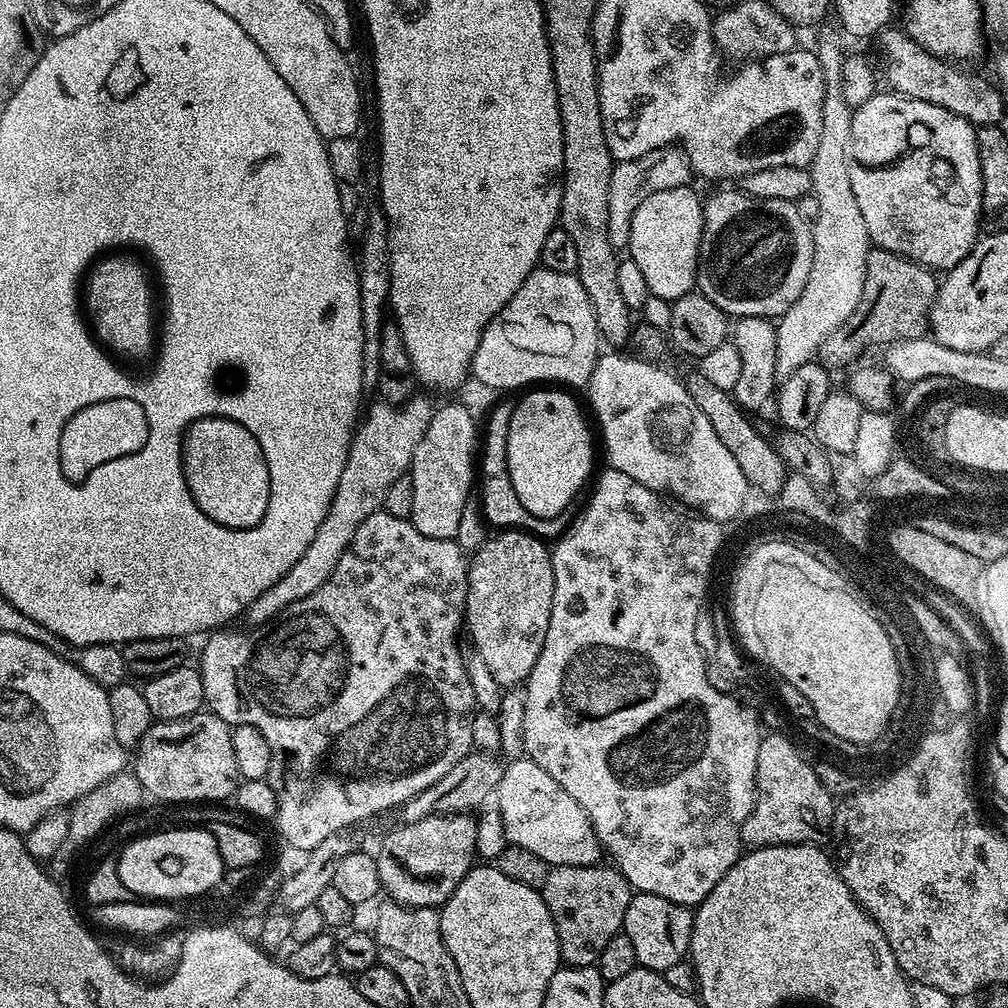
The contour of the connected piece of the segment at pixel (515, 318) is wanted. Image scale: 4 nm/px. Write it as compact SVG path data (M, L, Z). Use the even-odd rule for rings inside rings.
M540 266L484 327L470 372L474 380L476 376L477 382L488 388L523 389L537 382L551 382L572 390L583 389L601 355L600 344L602 337L594 310L579 278Z

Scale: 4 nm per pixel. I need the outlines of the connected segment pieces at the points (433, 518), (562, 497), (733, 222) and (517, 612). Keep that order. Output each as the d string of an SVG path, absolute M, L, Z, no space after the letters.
M444 404L433 411L426 434L414 450L410 475L414 486L414 510L411 514L412 525L426 538L451 540L455 537L461 521L463 507L474 488L474 465L478 460L478 432L472 412L464 404Z
M540 386L535 390L528 390L523 393L524 397L519 401L515 401L512 409L512 417L508 423L508 437L506 438L506 458L508 459L508 469L510 470L510 482L514 486L514 490L518 494L518 498L522 502L522 506L526 506L526 510L530 510L530 514L534 514L538 518L546 518L547 520L557 519L561 514L568 508L568 503L575 498L580 492L580 487L589 480L593 475L592 472L592 436L594 440L594 432L588 429L588 424L584 421L584 412L576 405L576 400L571 391L568 390L557 390L552 386Z
M739 190L716 192L703 201L704 225L700 239L700 257L696 259L696 288L714 306L732 318L763 316L779 318L802 294L812 265L812 230L802 220L791 200L753 200Z
M504 530L485 540L474 552L468 566L468 597L464 603L466 632L472 635L475 655L494 674L494 682L507 690L523 685L542 654L546 630L550 626L550 610L554 602L554 570L550 548L543 539L523 530Z

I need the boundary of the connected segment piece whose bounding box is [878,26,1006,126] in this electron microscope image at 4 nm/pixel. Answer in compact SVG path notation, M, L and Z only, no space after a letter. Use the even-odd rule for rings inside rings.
M887 27L878 34L878 40L888 46L891 61L886 70L887 87L899 96L910 97L911 100L930 102L931 105L942 106L966 118L974 126L981 124L1000 124L1004 116L1005 97L995 83L983 80L972 72L964 72L955 63L943 57L930 54L914 43L908 33L899 27Z

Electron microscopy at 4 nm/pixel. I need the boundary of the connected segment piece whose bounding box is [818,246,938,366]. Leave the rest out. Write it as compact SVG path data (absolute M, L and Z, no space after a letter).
M869 247L866 258L866 282L856 312L846 318L838 330L834 330L822 342L818 356L825 365L848 364L856 360L871 344L883 346L895 340L909 340L925 335L930 325L928 316L936 300L938 276L933 269L923 268L905 256L890 250Z

